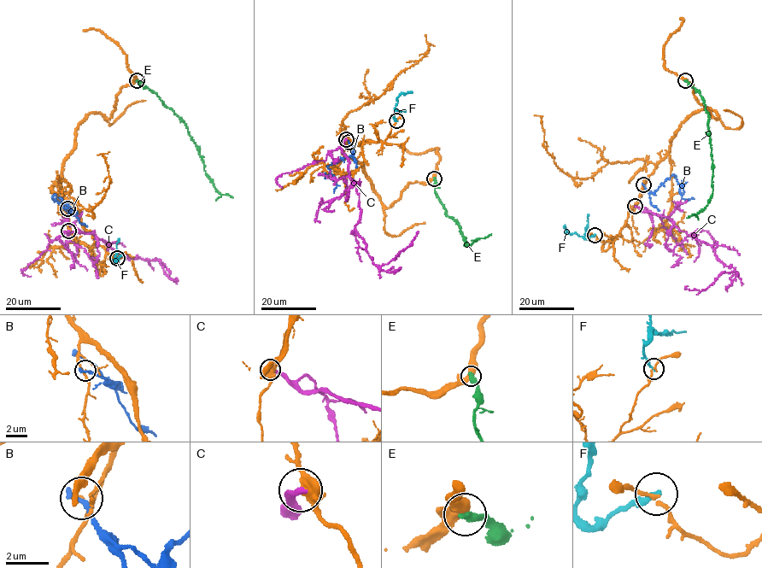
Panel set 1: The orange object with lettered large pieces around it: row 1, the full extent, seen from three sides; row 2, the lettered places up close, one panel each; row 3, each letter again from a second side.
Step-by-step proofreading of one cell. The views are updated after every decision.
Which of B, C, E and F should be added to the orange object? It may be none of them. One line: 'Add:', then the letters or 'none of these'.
Add: none of these

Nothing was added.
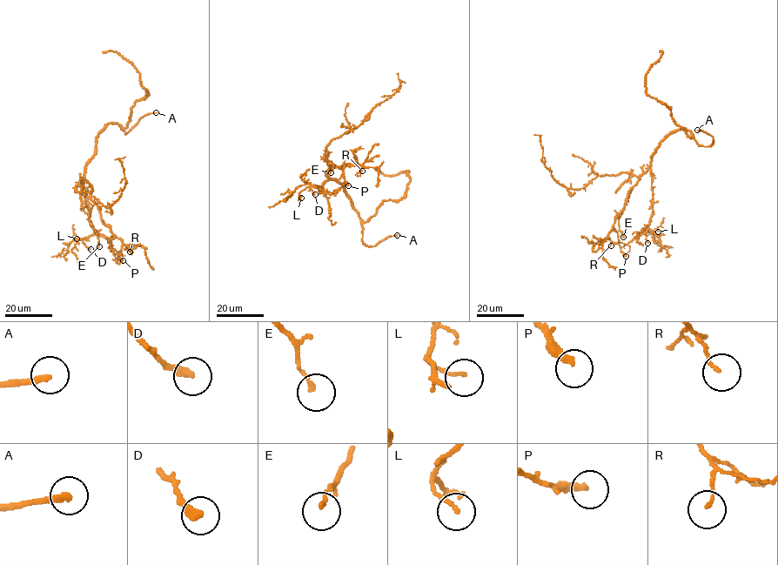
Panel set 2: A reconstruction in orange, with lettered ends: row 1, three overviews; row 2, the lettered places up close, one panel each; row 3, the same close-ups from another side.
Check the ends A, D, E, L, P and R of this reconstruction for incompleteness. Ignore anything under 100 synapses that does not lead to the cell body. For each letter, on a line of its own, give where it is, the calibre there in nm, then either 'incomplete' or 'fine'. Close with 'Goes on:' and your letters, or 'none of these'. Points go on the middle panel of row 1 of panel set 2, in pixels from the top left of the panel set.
A: at (397, 235); 240 nm thick; incomplete
D: at (315, 194); 360 nm thick; fine
E: at (331, 172); 150 nm thick; fine
L: at (301, 198); 120 nm thick; fine
P: at (348, 185); 280 nm thick; fine
R: at (362, 171); 100 nm thick; fine
Goes on: A

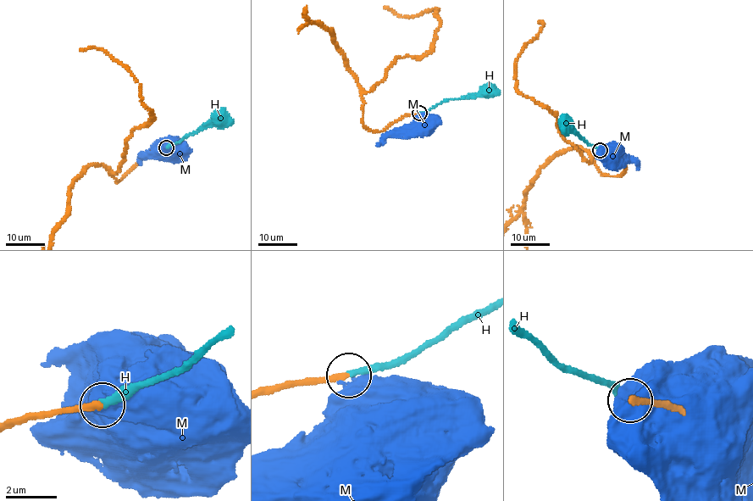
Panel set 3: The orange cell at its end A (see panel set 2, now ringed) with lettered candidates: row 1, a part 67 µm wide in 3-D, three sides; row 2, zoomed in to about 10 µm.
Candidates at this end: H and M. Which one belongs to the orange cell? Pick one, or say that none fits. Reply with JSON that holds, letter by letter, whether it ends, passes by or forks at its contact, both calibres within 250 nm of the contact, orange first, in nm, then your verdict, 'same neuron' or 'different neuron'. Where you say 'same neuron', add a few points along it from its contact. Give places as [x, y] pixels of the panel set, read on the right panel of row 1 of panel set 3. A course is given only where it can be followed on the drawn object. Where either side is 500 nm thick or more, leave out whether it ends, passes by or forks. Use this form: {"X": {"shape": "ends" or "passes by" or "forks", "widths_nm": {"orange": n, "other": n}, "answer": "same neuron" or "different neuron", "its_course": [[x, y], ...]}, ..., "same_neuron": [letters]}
{"H": {"shape": "ends", "widths_nm": {"orange": 240, "other": 240}, "answer": "same neuron", "its_course": [[600, 149], [578, 136], [569, 120], [566, 119]]}, "M": {"widths_nm": {"orange": 280, "other": 550}, "answer": "different neuron"}, "same_neuron": ["H"]}

